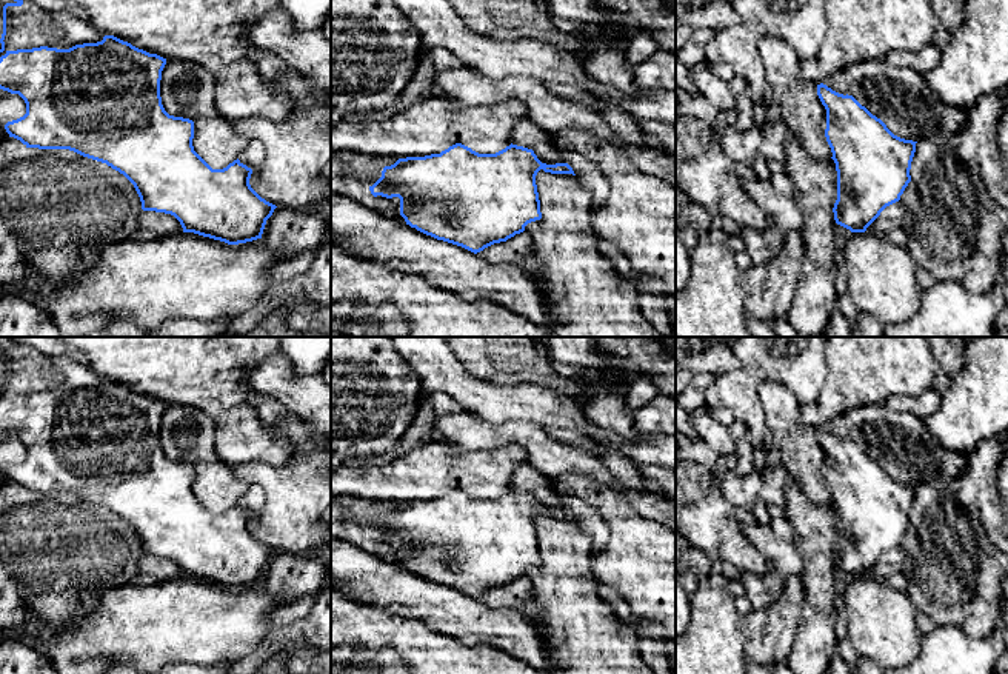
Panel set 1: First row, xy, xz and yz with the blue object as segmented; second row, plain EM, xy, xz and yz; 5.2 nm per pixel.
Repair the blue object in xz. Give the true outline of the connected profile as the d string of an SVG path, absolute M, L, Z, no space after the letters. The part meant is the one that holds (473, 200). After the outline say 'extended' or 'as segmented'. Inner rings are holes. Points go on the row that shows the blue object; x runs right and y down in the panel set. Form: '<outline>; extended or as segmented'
M456 143L440 154L399 158L383 168L382 177L369 191L374 197L399 197L400 215L411 228L477 254L523 232L528 223L542 219L536 185L540 169L576 175L568 163L542 163L532 149L512 143L496 154L479 154Z; as segmented

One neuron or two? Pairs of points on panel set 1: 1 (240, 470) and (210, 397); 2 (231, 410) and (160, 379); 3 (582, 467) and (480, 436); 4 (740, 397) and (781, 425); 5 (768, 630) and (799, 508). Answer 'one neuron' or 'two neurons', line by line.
1: two neurons
2: one neuron
3: one neuron
4: two neurons
5: two neurons

